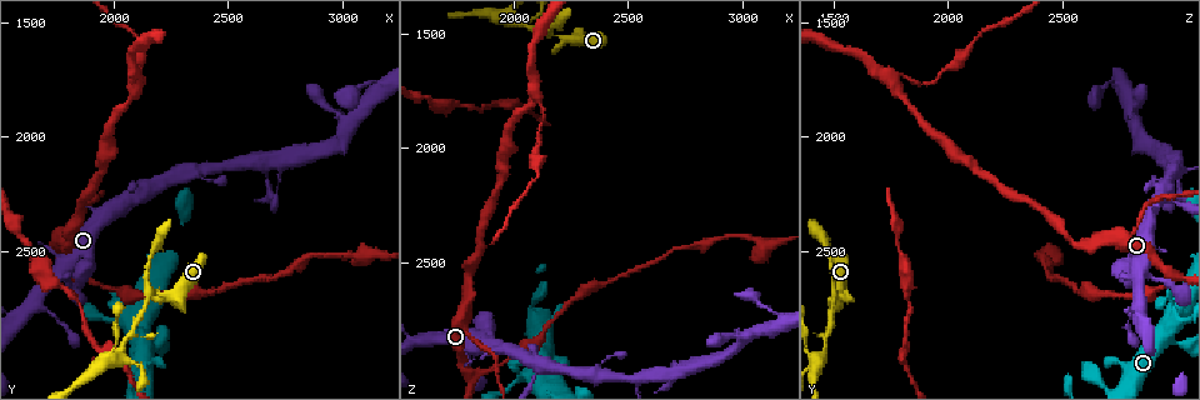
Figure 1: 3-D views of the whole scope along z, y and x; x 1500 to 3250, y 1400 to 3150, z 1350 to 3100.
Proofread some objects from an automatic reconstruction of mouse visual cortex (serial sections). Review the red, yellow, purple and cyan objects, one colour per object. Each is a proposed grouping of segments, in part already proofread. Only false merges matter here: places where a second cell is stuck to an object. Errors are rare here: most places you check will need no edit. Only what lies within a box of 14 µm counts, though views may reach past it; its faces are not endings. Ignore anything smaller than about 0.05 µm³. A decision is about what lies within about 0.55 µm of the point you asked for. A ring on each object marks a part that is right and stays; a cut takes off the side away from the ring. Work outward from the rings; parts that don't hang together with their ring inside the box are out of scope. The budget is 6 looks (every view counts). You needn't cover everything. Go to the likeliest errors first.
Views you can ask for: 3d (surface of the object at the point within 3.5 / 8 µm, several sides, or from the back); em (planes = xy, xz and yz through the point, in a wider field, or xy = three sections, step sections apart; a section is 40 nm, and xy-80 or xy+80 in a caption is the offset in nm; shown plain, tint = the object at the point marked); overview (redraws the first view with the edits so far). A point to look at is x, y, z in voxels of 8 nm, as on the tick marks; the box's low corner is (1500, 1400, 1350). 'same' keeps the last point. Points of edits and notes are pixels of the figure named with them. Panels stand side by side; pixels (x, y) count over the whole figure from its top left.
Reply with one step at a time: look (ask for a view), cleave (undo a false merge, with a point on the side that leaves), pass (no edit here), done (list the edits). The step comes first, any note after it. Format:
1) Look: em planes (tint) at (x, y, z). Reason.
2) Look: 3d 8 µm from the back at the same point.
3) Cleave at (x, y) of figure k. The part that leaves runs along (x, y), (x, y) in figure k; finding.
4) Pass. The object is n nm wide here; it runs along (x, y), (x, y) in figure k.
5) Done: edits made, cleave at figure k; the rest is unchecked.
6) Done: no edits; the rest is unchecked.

Look: 3d 3.5 µm at (2160, 2690, 1510). Thin neck.

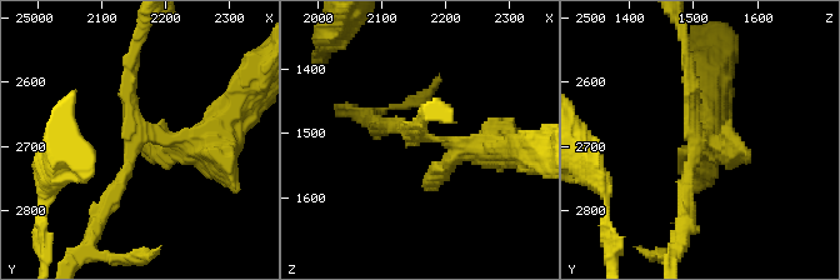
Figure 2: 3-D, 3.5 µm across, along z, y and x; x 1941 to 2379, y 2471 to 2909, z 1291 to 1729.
Look: em xy step 1 (tint) at (2165, 2690, 1500). Shape alone is not enough.

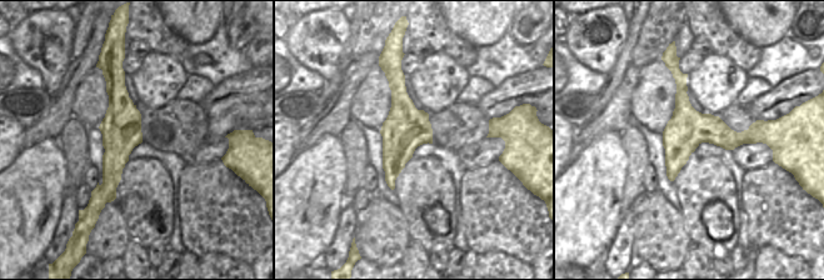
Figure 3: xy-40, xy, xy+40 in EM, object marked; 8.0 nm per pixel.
Pass. It runs along (119, 76), (119, 139), (106, 199) in figure 3; one cell here.

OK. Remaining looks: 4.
Look: 3d 3.5 µm from the back at (2090, 1750, 1770). A fork.

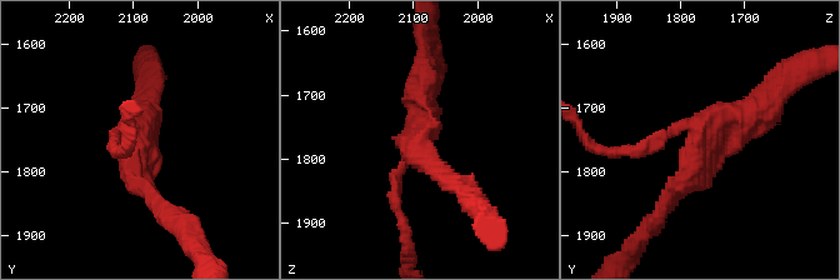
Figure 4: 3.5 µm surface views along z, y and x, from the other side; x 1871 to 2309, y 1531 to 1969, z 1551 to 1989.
Look: em xy step 1 (tint) at (2095, 1740, 1770). 3 arms meet here; the arms are 150, 250, 400 nm wide.

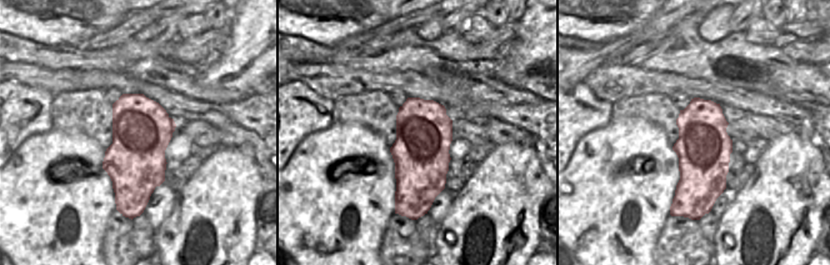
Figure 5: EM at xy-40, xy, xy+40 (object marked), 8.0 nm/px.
Pass. It runs along (666, 201), (701, 133), (771, 98) in figure 4; continuous, no second cell.

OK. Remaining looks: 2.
Look: 3d 3.5 µm at (3090, 2520, 2420). Arms part here.

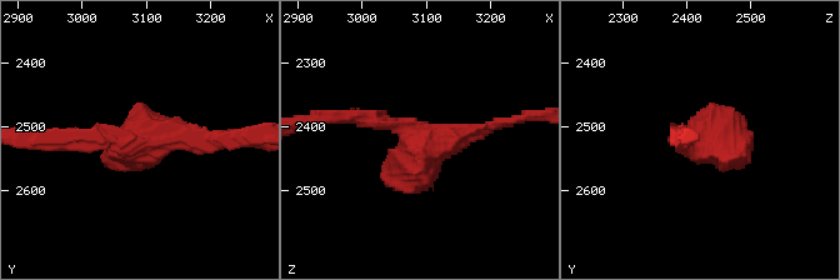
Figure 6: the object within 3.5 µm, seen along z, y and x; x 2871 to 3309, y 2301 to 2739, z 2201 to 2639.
Look: em xy step 1 (tint) at (3095, 2515, 2425).

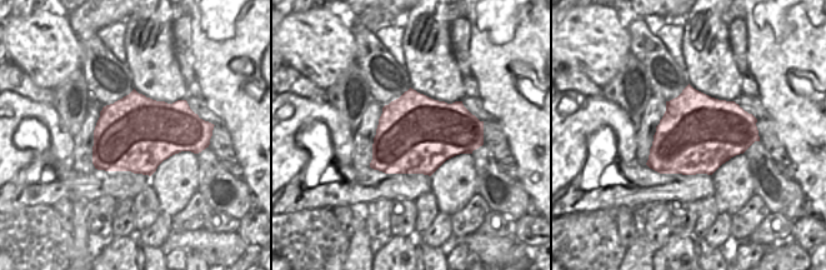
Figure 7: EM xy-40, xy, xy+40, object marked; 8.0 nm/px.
Pass. It runs along (345, 115), (421, 144), (403, 193) in figure 6; all the same cell.

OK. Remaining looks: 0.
Done: no edits; the rest is unchecked.

